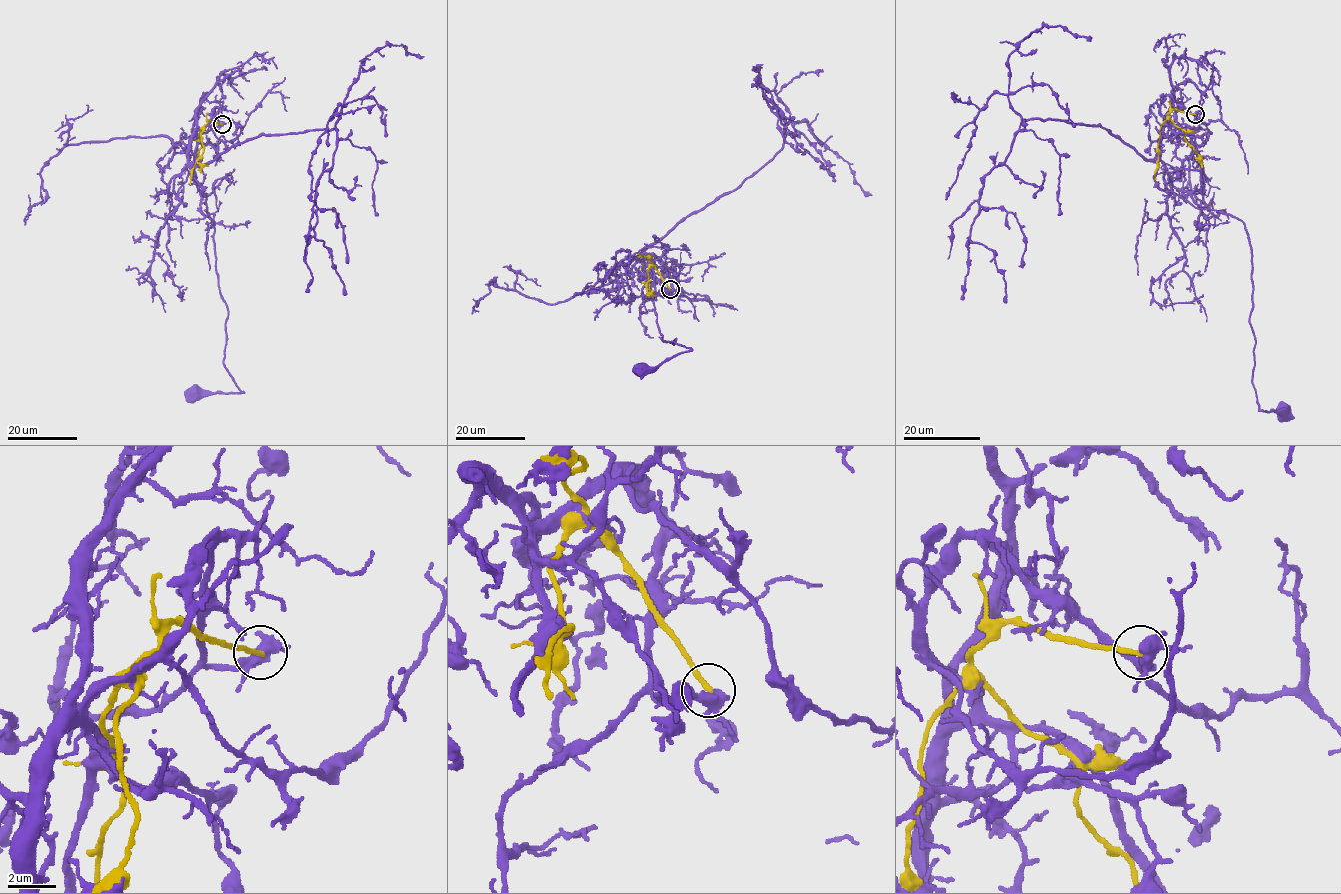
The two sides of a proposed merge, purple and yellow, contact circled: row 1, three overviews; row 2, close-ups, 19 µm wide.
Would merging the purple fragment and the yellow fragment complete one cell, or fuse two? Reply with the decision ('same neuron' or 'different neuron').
different neuron

